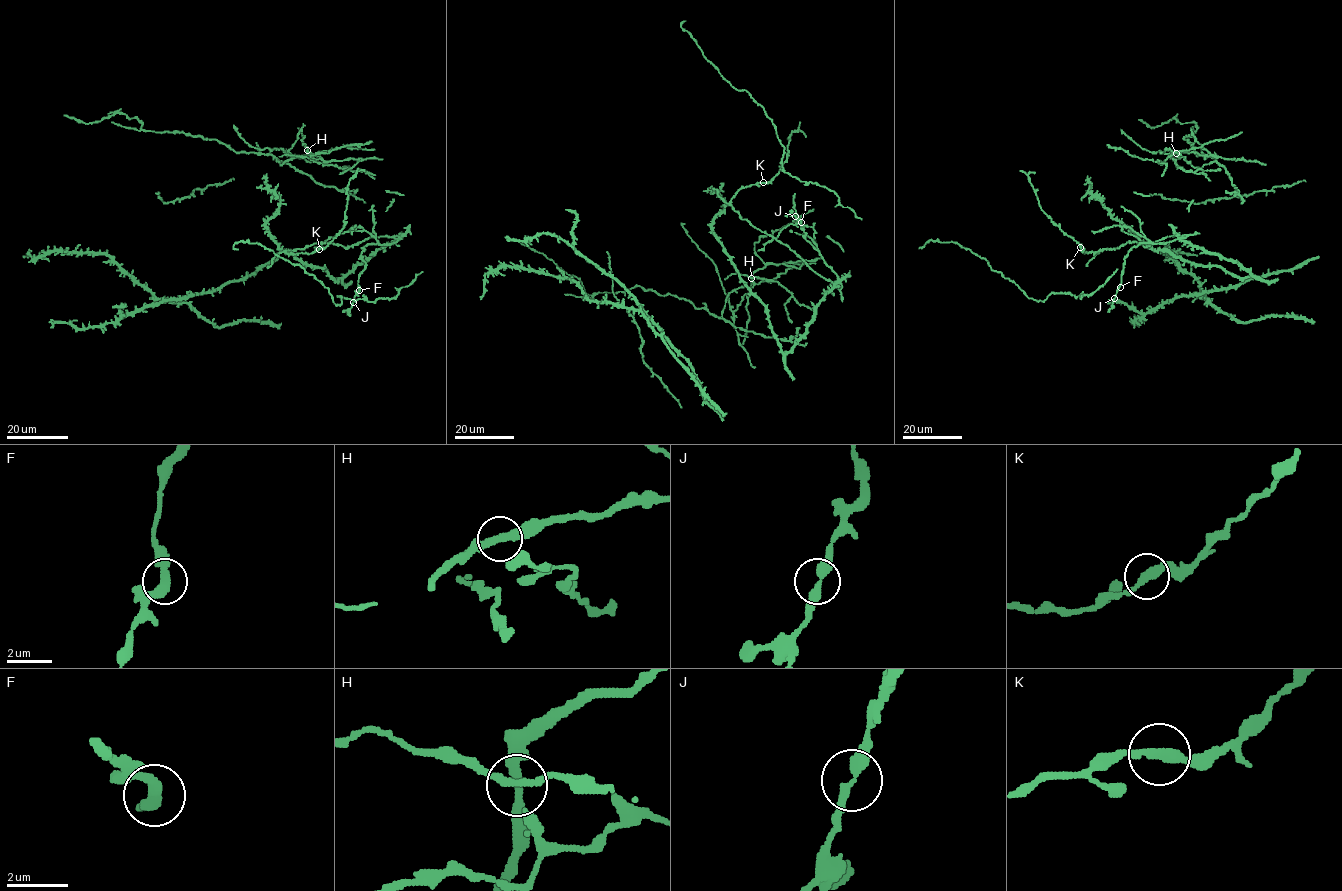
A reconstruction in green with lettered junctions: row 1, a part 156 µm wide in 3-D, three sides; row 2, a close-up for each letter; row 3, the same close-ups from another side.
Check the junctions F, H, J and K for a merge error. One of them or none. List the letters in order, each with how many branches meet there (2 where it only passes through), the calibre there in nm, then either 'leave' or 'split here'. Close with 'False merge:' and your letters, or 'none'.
F: 2 | 320 nm | leave
H: 2 | 320 nm | leave
J: 2 | 320 nm | leave
K: 2 | 300 nm | leave
False merge: none

